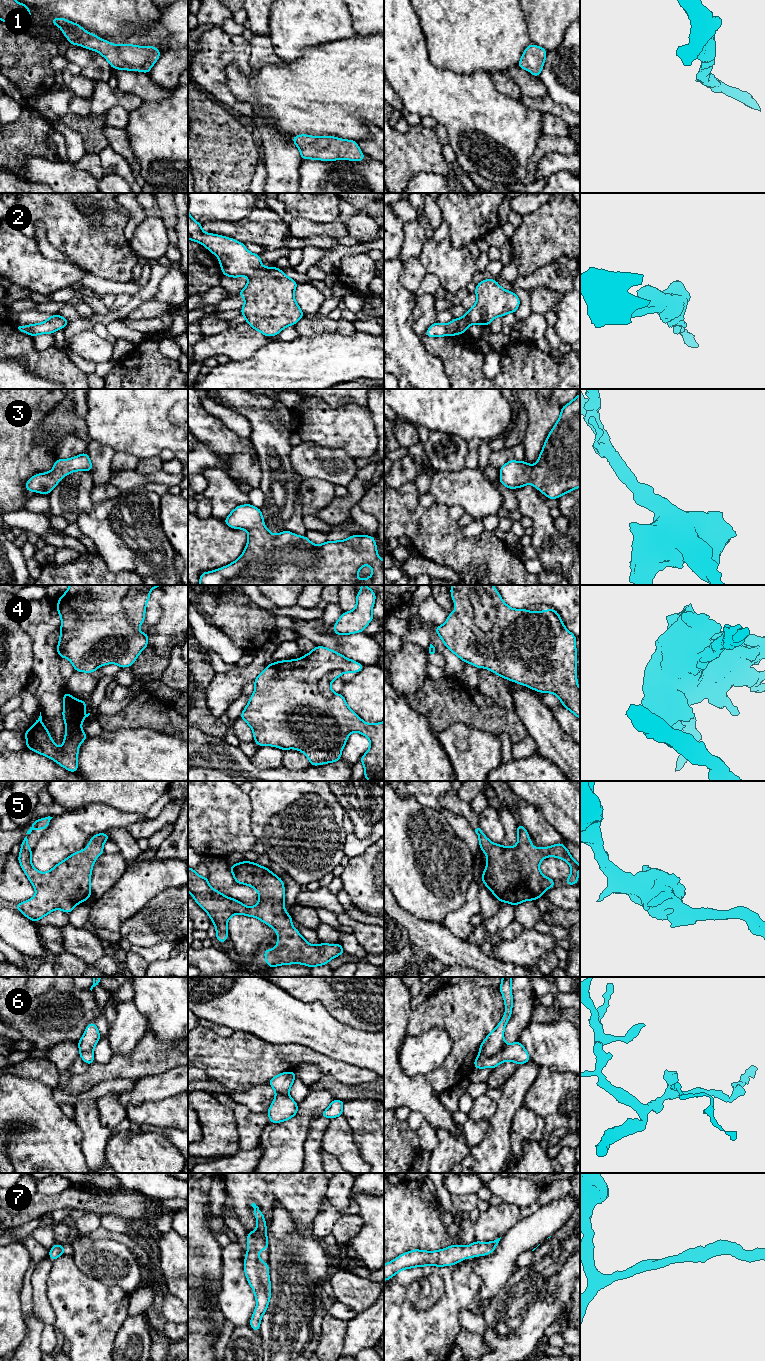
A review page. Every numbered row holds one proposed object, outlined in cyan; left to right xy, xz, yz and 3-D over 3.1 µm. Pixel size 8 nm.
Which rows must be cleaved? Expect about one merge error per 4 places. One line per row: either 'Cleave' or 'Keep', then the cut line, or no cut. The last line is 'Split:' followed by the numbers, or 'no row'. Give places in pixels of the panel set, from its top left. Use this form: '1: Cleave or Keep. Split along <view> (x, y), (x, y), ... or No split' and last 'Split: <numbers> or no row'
1: Keep. No split
2: Keep. No split
3: Keep. No split
4: Cleave. Split along yz (474, 589), (470, 594), (474, 622), (486, 632)
5: Keep. No split
6: Cleave. Split along yz (505, 1043), (496, 1053), (479, 1054)
7: Keep. No split
Split: 4, 6

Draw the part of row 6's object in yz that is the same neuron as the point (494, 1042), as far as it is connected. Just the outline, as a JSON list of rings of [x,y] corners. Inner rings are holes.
[[[502,977],[502,983],[499,986],[499,991],[504,998],[505,1014],[496,1028],[490,1034],[488,1034],[484,1041],[481,1043],[479,1047],[479,1054],[497,1054],[503,1049],[504,1045],[506,1044],[504,1041],[504,1029],[507,1022],[511,1018],[513,1008],[511,982],[512,977]]]

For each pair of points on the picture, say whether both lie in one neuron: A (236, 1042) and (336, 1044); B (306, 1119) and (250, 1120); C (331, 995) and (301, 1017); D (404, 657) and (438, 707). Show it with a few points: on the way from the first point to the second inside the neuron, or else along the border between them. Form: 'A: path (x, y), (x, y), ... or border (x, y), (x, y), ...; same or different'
A: border (251, 1034), (273, 1043), (297, 1043); different
B: border (270, 1123), (264, 1128), (259, 1143); different
C: border (298, 999), (304, 1002), (319, 1001), (337, 1019); different
D: border (427, 677), (413, 693), (409, 693), (405, 697); different

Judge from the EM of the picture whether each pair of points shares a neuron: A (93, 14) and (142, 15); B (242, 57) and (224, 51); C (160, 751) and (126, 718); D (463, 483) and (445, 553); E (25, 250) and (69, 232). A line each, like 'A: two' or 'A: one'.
A: one
B: one
C: two
D: two
E: two

